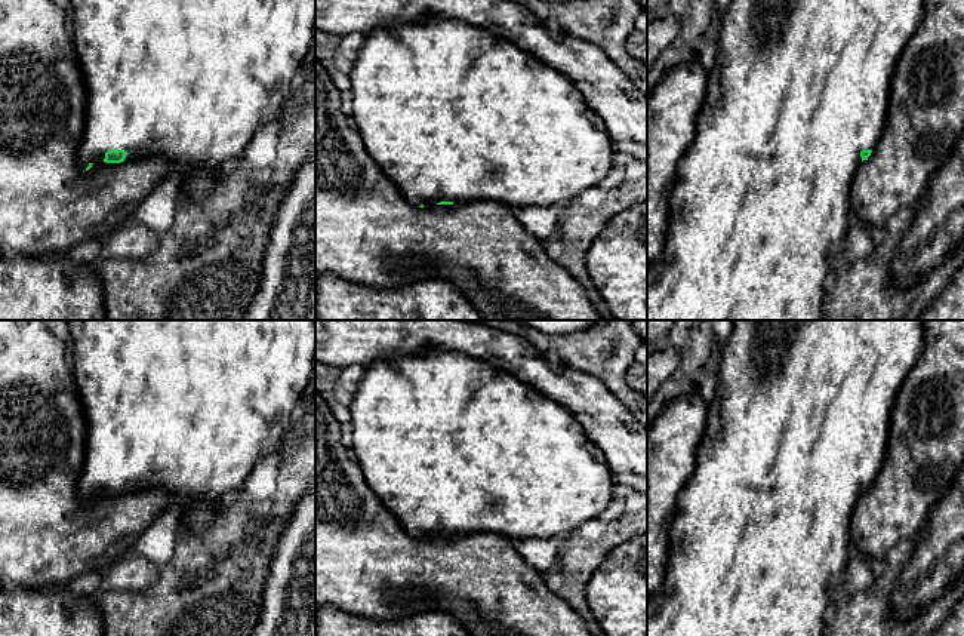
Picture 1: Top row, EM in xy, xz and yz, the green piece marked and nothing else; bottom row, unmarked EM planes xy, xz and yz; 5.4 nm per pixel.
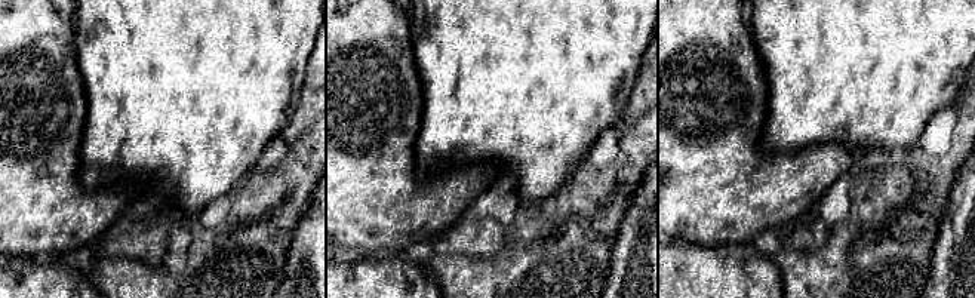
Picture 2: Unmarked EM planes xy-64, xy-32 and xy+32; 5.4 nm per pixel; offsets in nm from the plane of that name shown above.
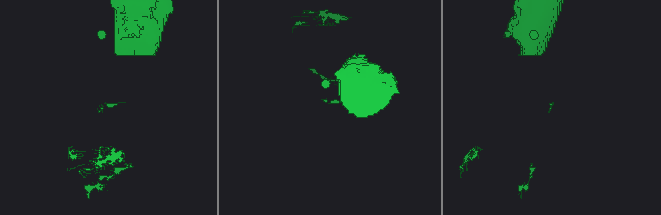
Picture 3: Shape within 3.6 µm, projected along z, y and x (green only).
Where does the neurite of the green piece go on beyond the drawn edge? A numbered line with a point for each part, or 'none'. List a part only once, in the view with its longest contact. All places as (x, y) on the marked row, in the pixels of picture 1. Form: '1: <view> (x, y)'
1: xy (187, 80)

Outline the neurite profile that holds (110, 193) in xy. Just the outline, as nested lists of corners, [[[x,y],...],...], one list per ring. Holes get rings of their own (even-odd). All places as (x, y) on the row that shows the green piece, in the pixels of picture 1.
[[[0,0],[0,254],[41,258],[70,252],[78,243],[90,239],[107,239],[117,227],[124,224],[136,208],[153,190],[175,169],[161,157],[145,157],[121,163],[93,163],[89,170],[78,166],[78,147],[84,133],[87,110],[87,90],[80,73],[73,34],[70,30],[70,12],[53,0]]]

